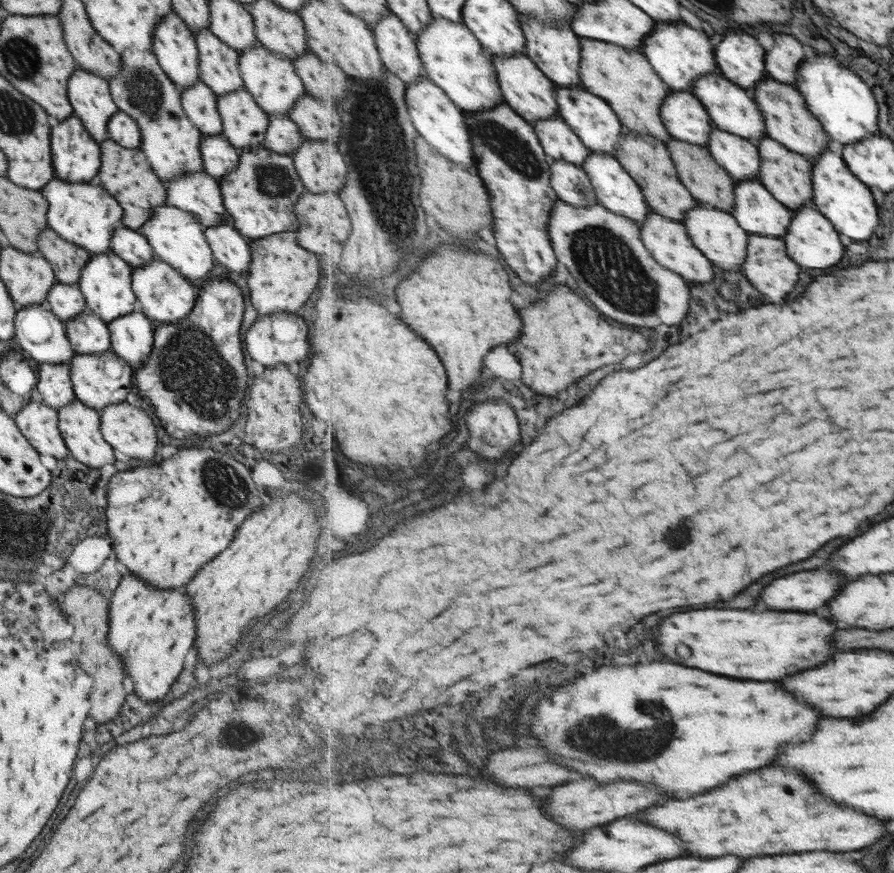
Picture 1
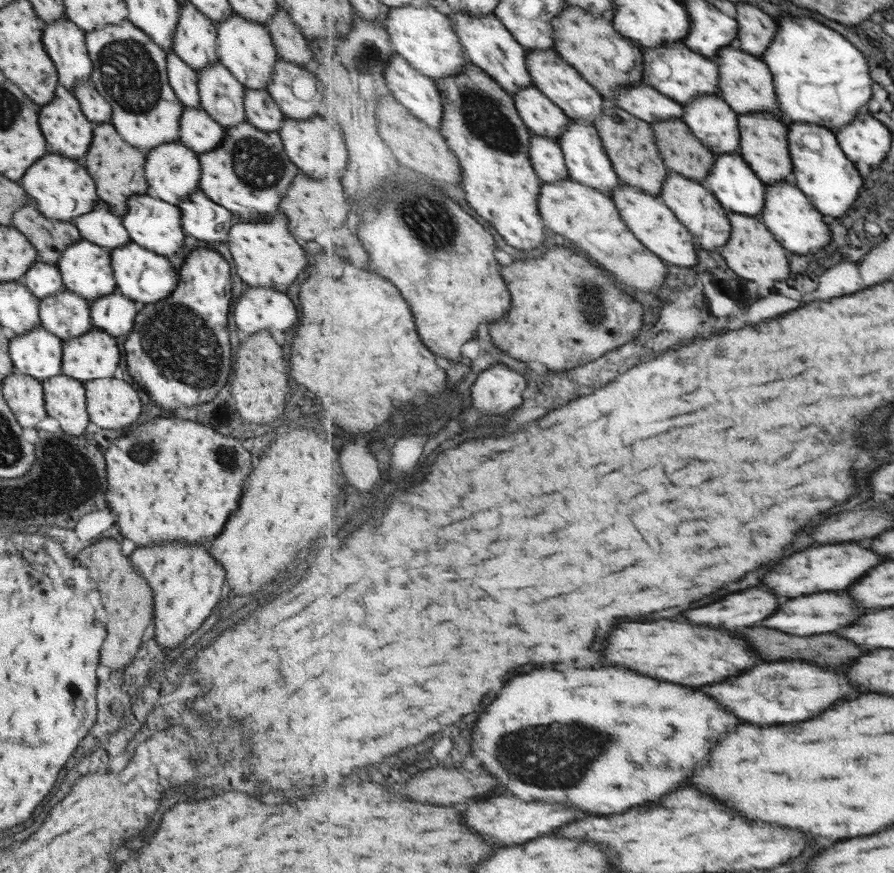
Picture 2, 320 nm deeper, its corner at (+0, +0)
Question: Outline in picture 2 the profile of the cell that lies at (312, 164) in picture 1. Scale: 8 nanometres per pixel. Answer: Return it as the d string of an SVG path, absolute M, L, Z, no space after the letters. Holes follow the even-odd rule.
M317 115L313 118L307 118L307 120L291 120L291 118L284 116L277 131L281 136L283 150L285 150L287 158L301 172L307 172L309 178L320 179L327 174L335 176L349 162L345 136L343 136L343 130L341 130L340 122L337 120L323 120Z

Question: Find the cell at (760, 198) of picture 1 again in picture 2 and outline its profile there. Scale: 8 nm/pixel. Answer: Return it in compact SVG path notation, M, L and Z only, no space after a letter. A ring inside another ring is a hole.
M740 153L717 156L716 164L713 165L712 172L704 184L720 199L728 211L759 218L764 212L767 184Z

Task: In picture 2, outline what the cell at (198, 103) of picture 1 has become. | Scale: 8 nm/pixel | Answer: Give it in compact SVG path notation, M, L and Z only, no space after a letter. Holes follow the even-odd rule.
M172 51L166 52L167 83L177 100L185 106L201 109L197 90L197 72Z

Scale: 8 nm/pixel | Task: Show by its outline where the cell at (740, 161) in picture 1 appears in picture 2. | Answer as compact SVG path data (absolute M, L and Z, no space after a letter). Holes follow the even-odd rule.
M705 95L684 103L684 117L691 130L716 156L742 152L739 113L719 95Z

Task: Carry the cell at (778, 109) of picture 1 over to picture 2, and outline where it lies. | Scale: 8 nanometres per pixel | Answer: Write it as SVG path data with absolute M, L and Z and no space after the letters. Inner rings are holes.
M738 45L735 46L737 48L733 48L733 46L727 46L725 50L721 48L719 56L715 60L721 70L721 97L739 114L773 113L781 115L785 122L788 122L788 126L791 126L793 120L787 118L777 102L776 83L768 63L763 58L744 51Z

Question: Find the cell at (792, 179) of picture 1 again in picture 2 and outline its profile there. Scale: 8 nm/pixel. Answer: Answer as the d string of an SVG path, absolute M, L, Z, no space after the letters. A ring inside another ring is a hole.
M773 113L739 114L741 133L741 155L756 171L763 182L776 185L778 182L793 178L794 166L791 160L791 143L788 139L788 122L781 115Z

